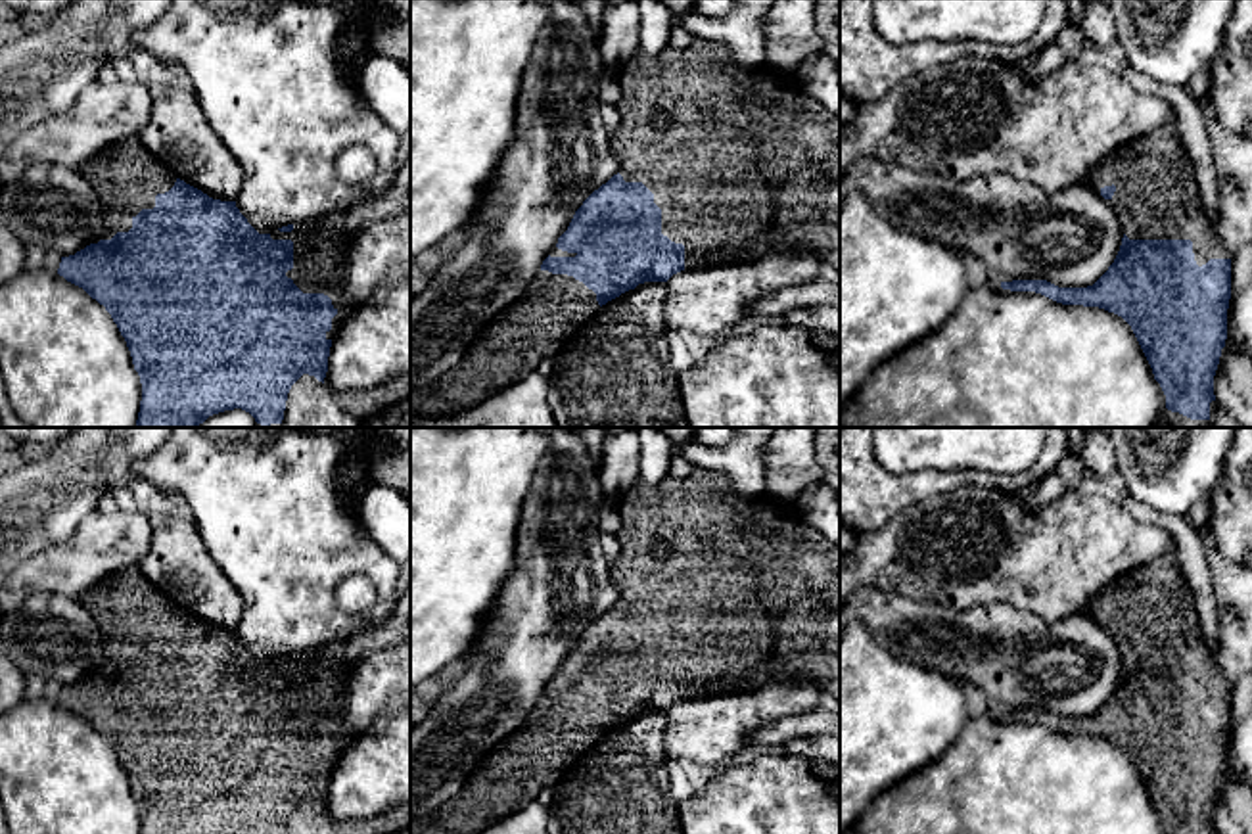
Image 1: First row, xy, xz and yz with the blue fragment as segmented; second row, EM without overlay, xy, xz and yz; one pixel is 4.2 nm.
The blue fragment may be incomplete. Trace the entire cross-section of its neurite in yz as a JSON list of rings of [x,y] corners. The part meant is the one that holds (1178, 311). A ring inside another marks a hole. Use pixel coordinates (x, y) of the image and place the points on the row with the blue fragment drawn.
[[[1175,115],[1106,155],[1083,184],[1110,199],[1120,217],[1124,238],[1108,270],[1087,288],[1058,288],[1047,280],[1012,280],[1001,282],[1001,288],[1035,291],[1062,305],[1099,307],[1122,316],[1166,395],[1166,408],[1154,428],[1208,428],[1217,406],[1214,376],[1227,339],[1231,257],[1206,215]]]

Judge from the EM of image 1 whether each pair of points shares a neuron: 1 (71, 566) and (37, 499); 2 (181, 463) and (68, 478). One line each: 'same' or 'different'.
1: different
2: different

